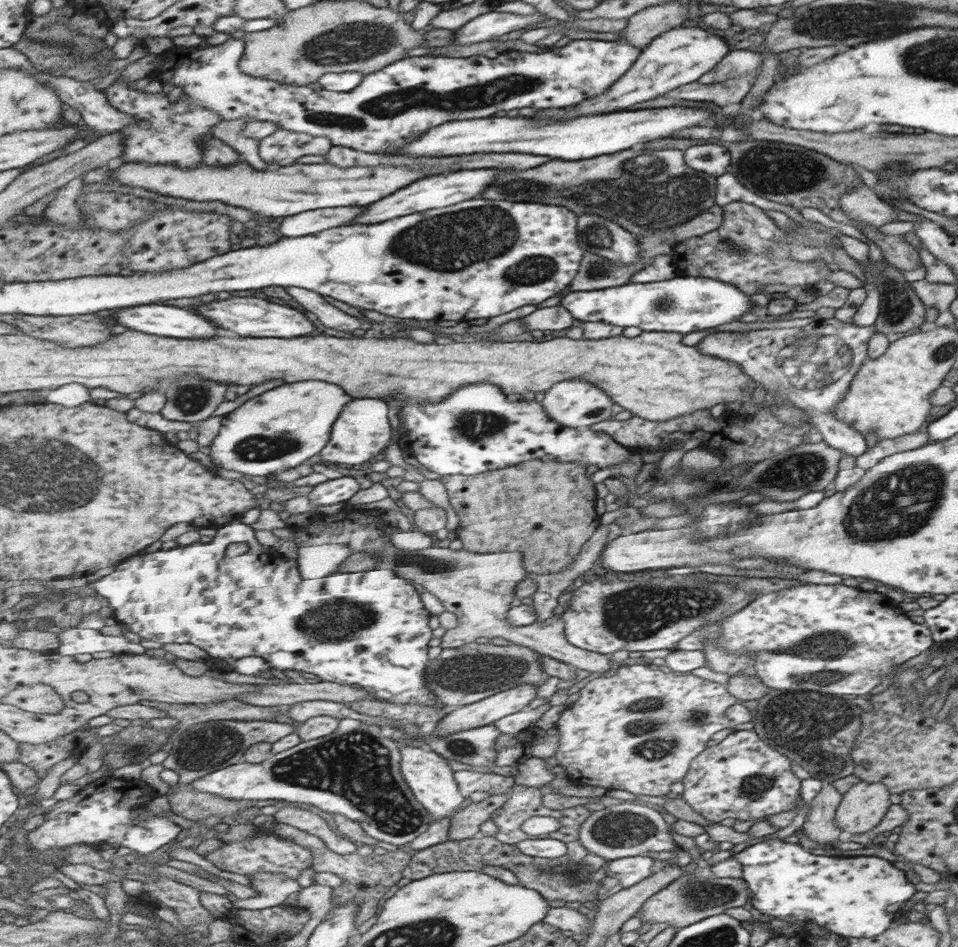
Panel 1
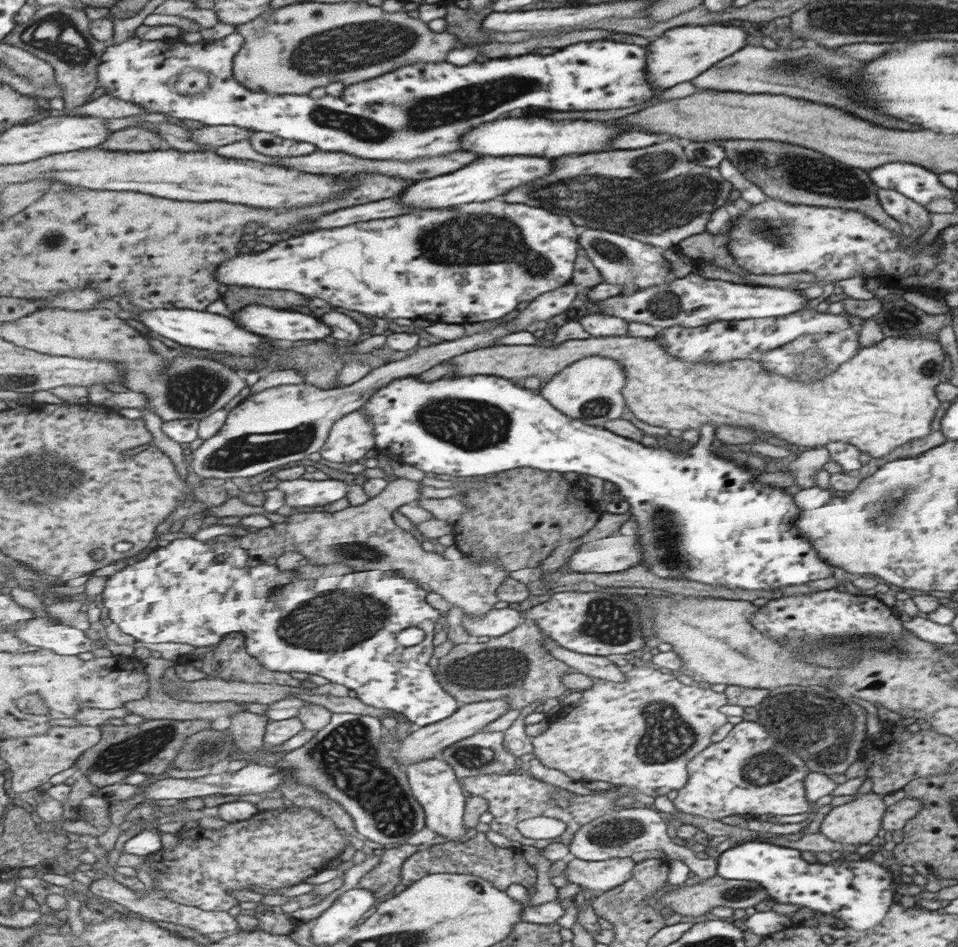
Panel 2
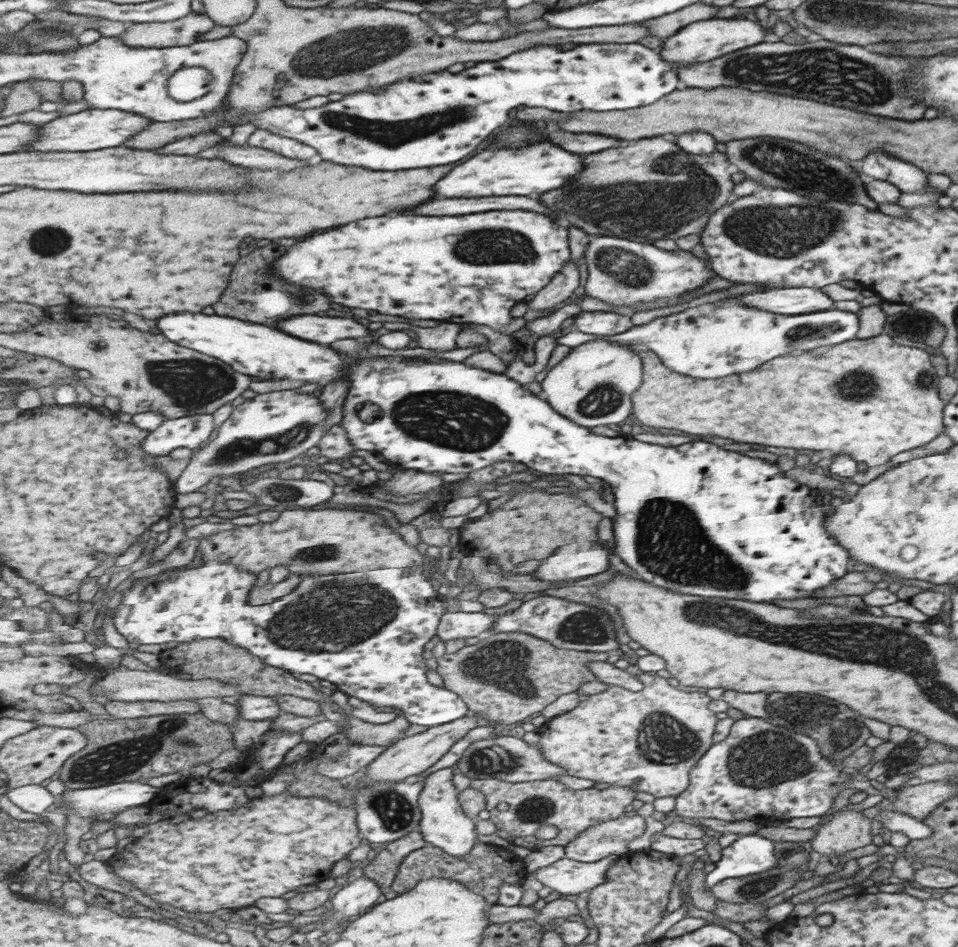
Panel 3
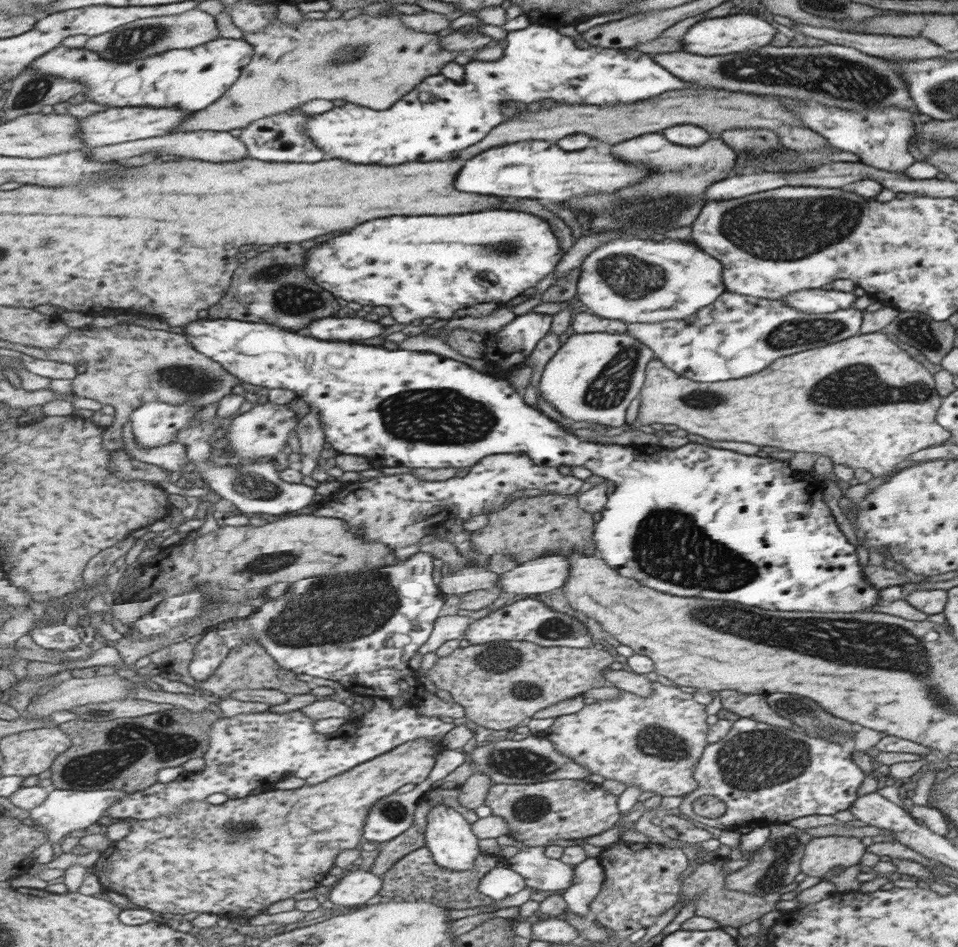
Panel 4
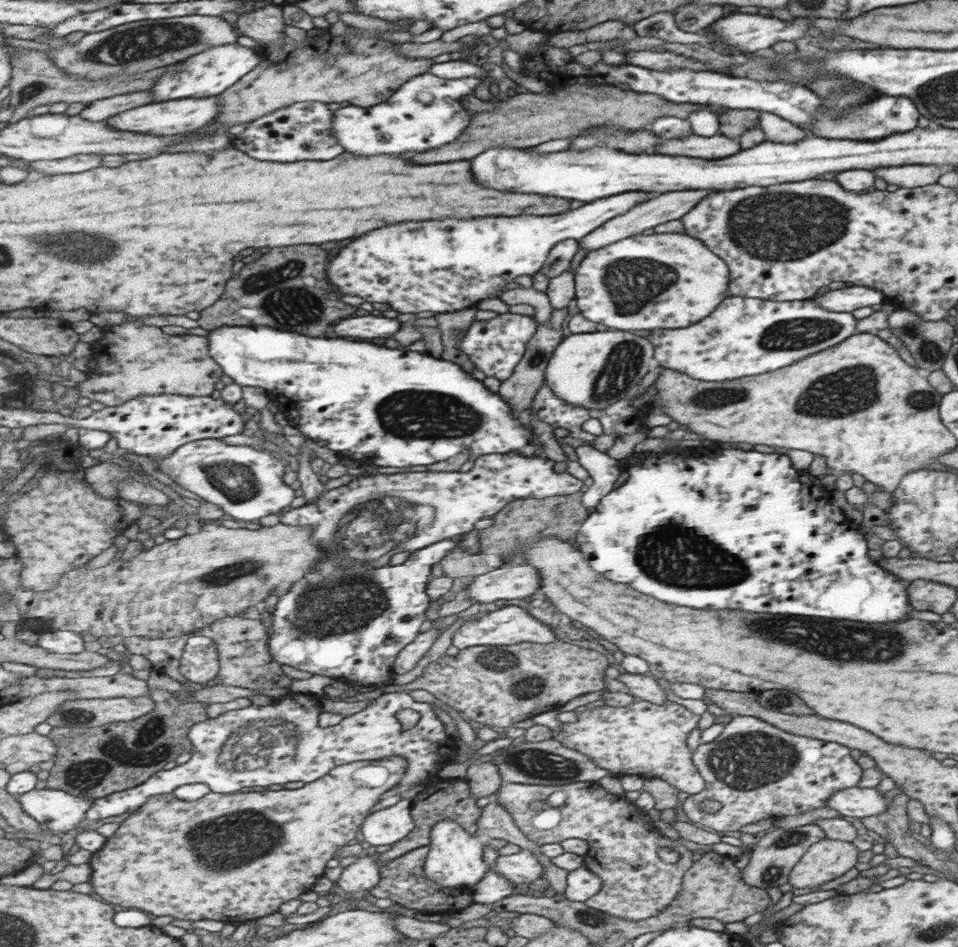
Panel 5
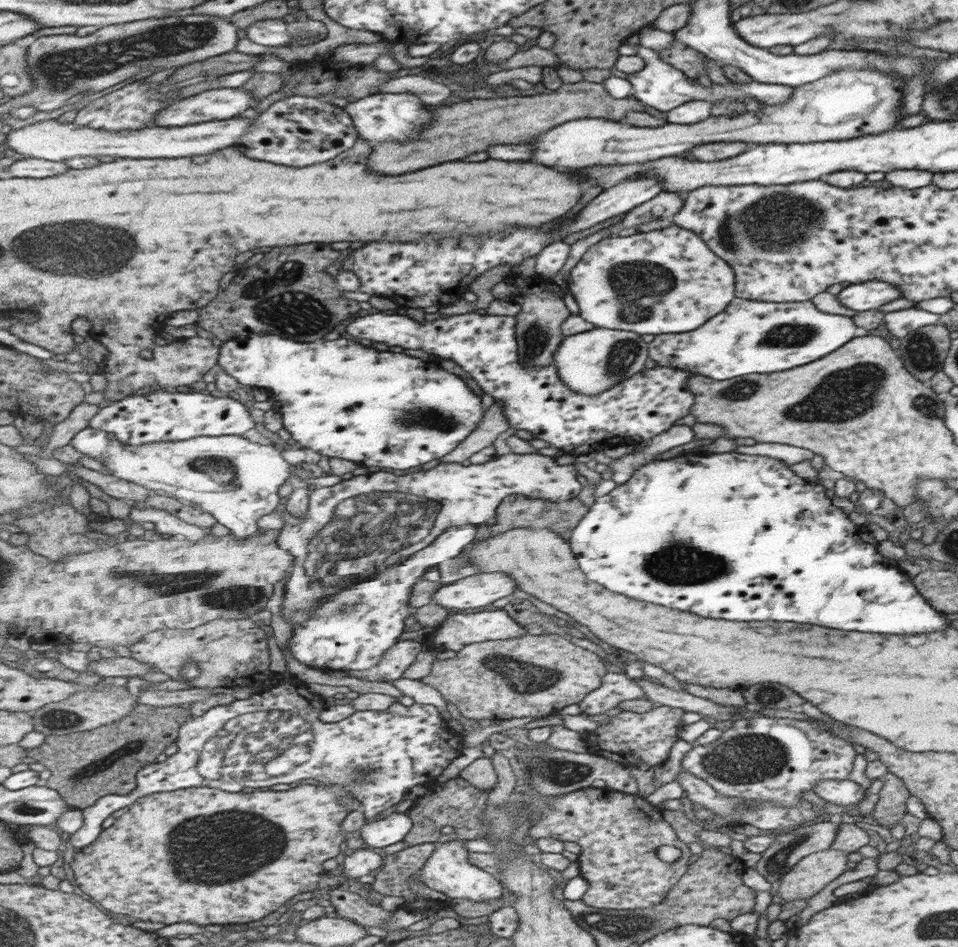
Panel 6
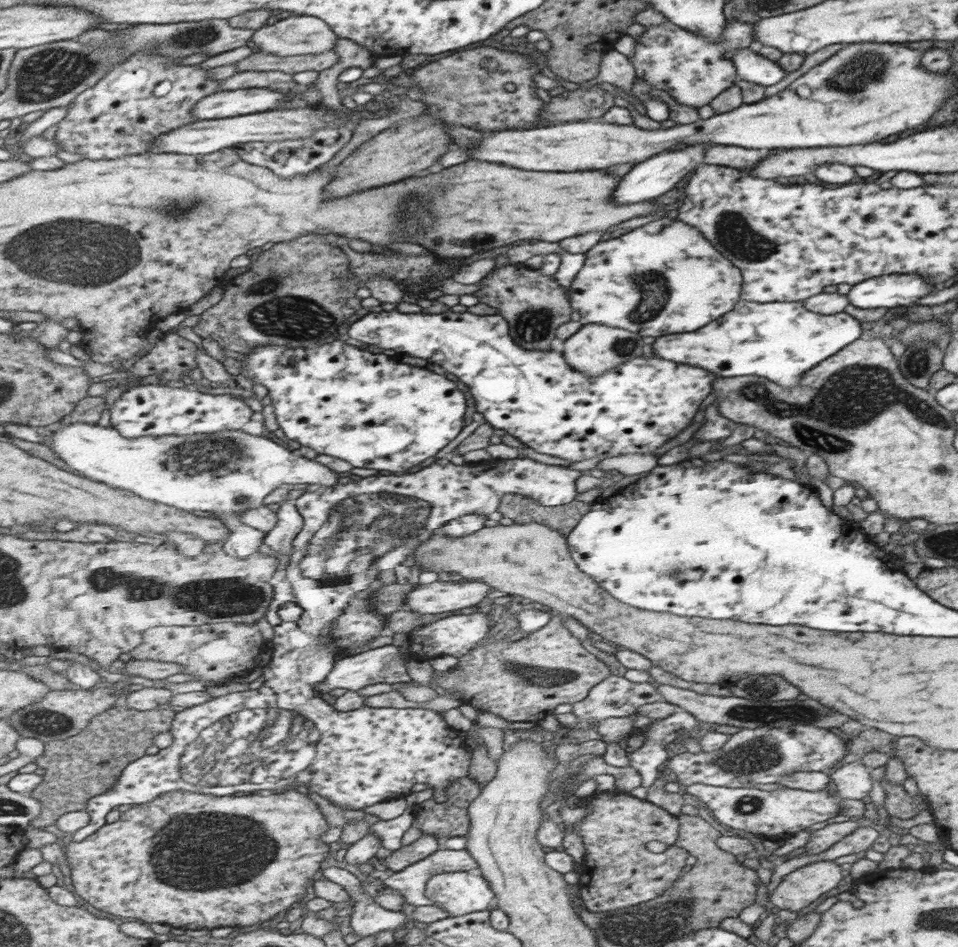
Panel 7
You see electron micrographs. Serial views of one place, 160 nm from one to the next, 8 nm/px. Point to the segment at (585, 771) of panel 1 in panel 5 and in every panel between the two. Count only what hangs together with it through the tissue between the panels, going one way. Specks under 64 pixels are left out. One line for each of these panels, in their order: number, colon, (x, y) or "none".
2: (640, 733)
3: (648, 740)
4: (653, 743)
5: (648, 741)

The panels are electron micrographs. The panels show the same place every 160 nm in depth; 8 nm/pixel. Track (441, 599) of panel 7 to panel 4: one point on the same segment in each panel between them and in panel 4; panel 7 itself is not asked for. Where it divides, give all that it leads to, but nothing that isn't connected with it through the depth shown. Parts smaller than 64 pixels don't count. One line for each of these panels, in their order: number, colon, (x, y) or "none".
4: (548, 572)
5: (514, 580)
6: (476, 591)

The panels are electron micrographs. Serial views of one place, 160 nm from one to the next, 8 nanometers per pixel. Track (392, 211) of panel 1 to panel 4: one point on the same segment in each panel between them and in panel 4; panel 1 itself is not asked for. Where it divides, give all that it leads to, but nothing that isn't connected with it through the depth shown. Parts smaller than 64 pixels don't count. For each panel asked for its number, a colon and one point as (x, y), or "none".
2: (488, 177)
3: (522, 171)
4: (525, 169)

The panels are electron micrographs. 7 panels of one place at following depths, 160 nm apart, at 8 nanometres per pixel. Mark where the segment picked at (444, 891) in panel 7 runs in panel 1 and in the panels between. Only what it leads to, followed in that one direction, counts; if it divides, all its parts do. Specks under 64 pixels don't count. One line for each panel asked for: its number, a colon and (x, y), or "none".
1: (429, 775)
2: (434, 782)
3: (445, 824)
4: (450, 837)
5: (456, 859)
6: (449, 870)

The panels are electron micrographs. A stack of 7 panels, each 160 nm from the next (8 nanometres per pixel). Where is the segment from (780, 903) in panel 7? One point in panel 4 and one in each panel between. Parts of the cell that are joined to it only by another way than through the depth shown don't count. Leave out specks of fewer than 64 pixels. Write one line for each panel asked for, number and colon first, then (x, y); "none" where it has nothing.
4: (821, 856)
5: (825, 860)
6: (807, 876)

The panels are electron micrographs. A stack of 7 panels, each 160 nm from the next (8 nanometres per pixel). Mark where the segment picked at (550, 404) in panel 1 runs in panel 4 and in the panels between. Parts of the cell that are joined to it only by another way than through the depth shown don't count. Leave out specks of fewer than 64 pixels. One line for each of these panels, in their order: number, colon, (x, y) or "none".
2: (591, 389)
3: (591, 384)
4: (592, 377)

